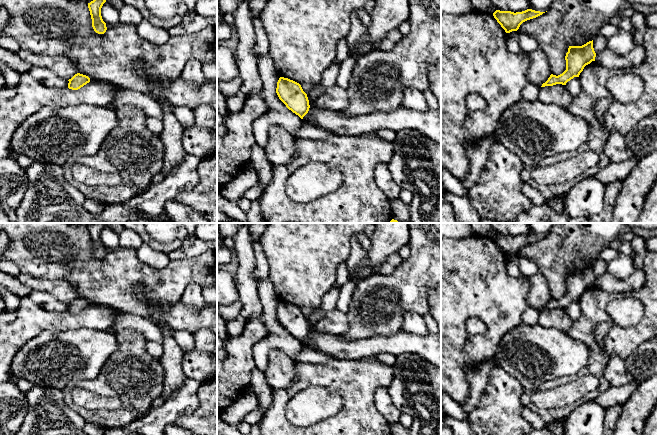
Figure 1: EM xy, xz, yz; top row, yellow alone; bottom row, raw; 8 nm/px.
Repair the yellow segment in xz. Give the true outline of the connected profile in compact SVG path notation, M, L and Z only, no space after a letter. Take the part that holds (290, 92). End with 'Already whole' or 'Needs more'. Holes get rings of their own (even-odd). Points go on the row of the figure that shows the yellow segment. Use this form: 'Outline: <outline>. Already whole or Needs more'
Outline: M280 77L277 82L276 93L286 107L301 119L308 113L309 100L299 83Z. Already whole

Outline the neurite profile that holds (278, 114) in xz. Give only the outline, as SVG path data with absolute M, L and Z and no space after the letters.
M268 53L259 56L258 69L262 79L262 93L270 109L267 113L255 119L253 122L253 132L256 144L265 149L268 143L269 130L272 126L278 125L295 136L304 121L289 110L279 99L276 88L280 76Z

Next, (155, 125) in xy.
M147 116L147 128L156 135L160 135L163 131L163 122L161 119Z

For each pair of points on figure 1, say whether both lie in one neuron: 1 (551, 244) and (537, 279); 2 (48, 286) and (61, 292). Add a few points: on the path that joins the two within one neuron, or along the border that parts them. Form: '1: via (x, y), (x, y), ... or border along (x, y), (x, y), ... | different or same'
1: border along (539, 271), (546, 279), (550, 293) | different
2: via (51, 286), (58, 289) | same

